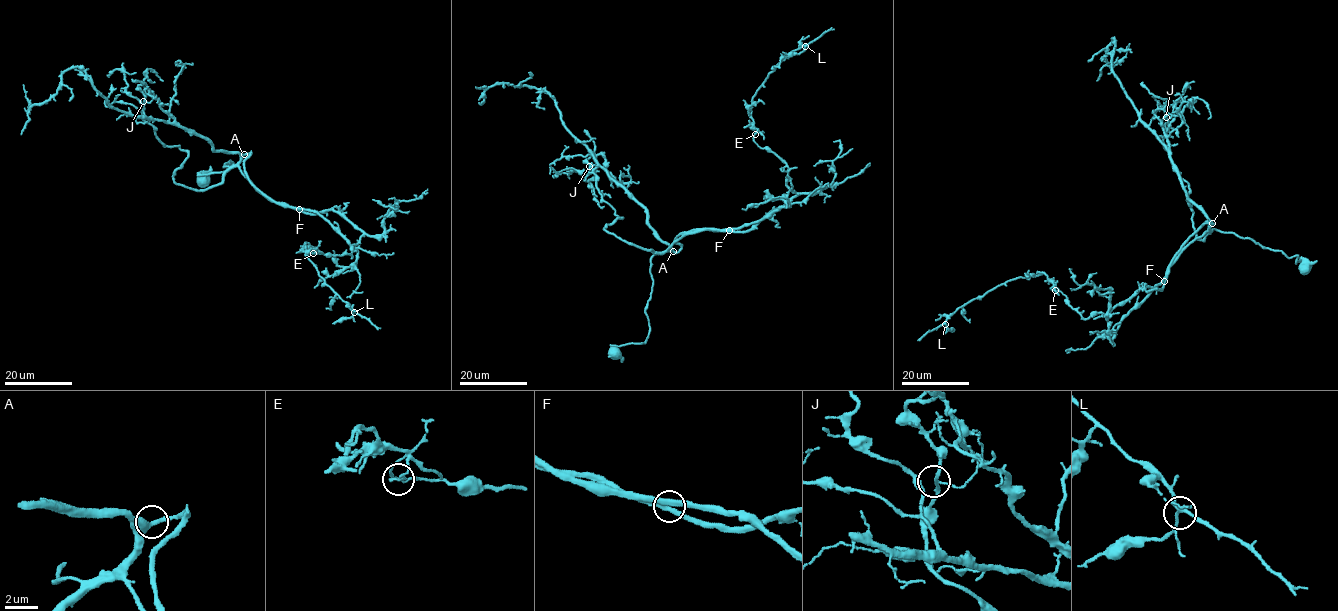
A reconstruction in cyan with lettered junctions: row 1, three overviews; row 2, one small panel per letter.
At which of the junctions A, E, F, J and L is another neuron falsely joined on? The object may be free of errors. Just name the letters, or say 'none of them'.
E

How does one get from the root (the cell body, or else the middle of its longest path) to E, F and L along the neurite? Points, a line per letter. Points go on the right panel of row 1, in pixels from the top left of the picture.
E: (1305, 267), (1296, 255), (1214, 229), (1181, 252), (1161, 291), (1141, 289), (1104, 314), (1084, 318), (1055, 290)
F: (1305, 267), (1299, 259), (1295, 263), (1296, 255), (1288, 257), (1250, 239), (1214, 229), (1189, 243), (1164, 281)
L: (1305, 267), (1214, 229), (1161, 291), (1104, 314), (1084, 318), (1042, 272), (945, 324)

